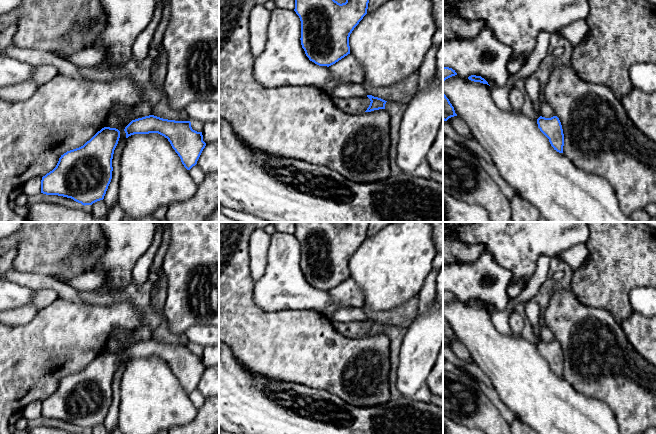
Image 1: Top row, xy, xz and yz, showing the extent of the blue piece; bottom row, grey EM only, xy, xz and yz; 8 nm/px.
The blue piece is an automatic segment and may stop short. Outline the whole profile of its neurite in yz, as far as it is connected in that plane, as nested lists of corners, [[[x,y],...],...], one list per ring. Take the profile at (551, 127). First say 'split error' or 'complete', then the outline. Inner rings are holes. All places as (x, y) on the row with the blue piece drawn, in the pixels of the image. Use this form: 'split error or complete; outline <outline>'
complete; outline [[[557,116],[537,119],[538,128],[549,139],[551,146],[559,153],[563,153],[564,134],[561,122]]]

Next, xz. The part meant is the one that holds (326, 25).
complete; outline [[[295,0],[294,11],[301,21],[301,45],[309,60],[319,66],[329,67],[350,54],[350,34],[367,14],[368,3],[369,0],[346,0],[342,4],[335,0]]]

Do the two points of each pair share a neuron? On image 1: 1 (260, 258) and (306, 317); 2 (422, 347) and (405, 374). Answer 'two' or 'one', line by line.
1: two
2: one

